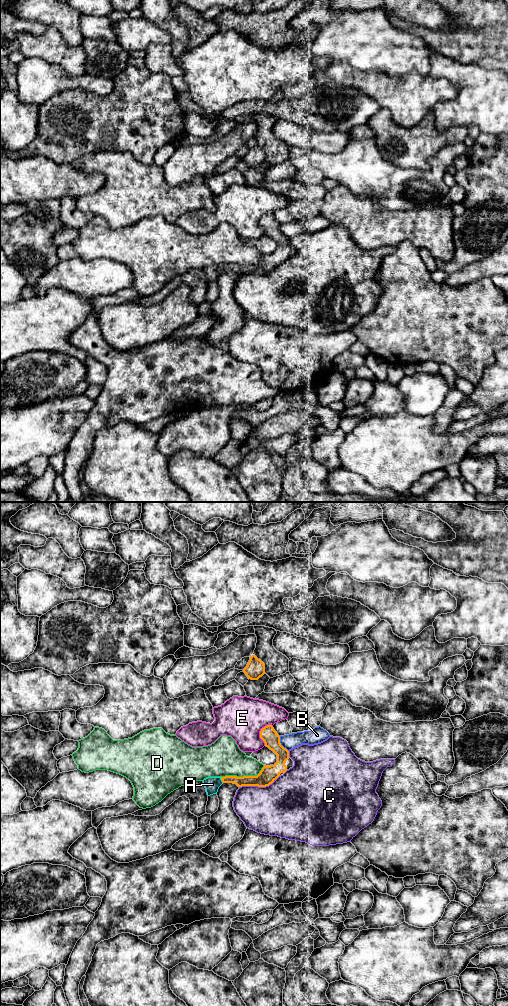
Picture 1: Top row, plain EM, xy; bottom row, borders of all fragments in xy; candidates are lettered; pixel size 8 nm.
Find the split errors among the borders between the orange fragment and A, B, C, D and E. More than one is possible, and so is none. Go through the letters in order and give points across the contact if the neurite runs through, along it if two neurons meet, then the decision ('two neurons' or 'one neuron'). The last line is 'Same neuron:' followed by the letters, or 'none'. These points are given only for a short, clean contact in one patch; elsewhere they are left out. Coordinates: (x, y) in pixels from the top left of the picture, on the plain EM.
A: way xy (245, 268), (221, 267), (212, 272); one neuron
B: border xy (279, 224), (279, 230), (288, 239); two neurons
C: two neurons
D: two neurons
E: two neurons
Same neuron: A

